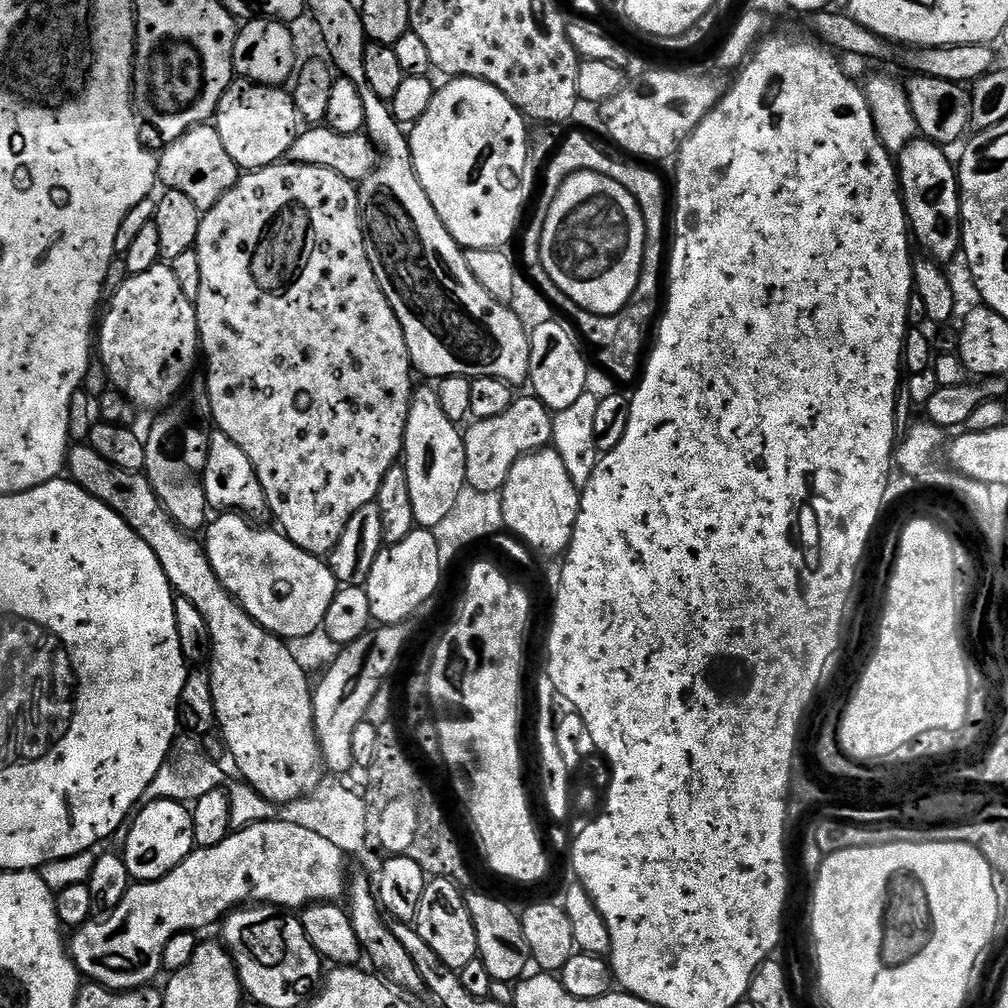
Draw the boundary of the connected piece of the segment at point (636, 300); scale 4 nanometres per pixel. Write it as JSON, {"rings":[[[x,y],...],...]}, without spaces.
{"rings":[[[636,288],[630,302],[621,310],[619,316],[599,316],[593,312],[580,312],[578,318],[580,318],[581,324],[580,328],[578,327],[578,332],[585,341],[588,339],[596,347],[597,362],[614,379],[631,385],[637,379],[638,369],[641,367],[642,357],[646,352],[644,339],[647,336],[649,339],[654,328],[654,321],[657,319],[661,308],[662,300],[652,300],[652,292],[644,292],[644,296],[640,296],[640,291]]]}

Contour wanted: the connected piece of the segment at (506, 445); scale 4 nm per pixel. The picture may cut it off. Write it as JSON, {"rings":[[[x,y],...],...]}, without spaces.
{"rings":[[[517,395],[506,410],[506,414],[498,414],[498,418],[472,420],[463,433],[466,446],[466,484],[474,490],[500,492],[506,478],[514,466],[526,454],[538,452],[552,443],[552,417],[537,396]]]}

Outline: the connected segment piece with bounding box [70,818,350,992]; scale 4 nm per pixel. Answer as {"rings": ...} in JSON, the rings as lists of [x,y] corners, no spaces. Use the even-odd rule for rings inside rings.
{"rings":[[[281,818],[266,819],[249,825],[246,828],[238,828],[229,831],[228,836],[222,842],[218,842],[218,846],[210,846],[209,848],[196,848],[186,859],[178,866],[174,866],[174,870],[170,870],[170,874],[166,874],[157,880],[145,880],[136,882],[129,887],[128,893],[122,898],[122,902],[118,902],[116,908],[111,909],[107,913],[105,920],[93,918],[87,924],[83,924],[81,928],[75,929],[70,936],[70,955],[73,963],[76,964],[77,973],[81,977],[87,978],[89,981],[97,984],[103,984],[104,987],[113,989],[118,992],[130,992],[134,988],[142,988],[153,983],[152,980],[159,972],[162,972],[164,963],[164,951],[166,950],[166,942],[170,942],[170,938],[174,938],[179,932],[195,932],[199,933],[200,928],[208,928],[219,925],[229,912],[236,911],[241,906],[248,906],[253,901],[259,902],[264,906],[271,906],[281,910],[303,910],[309,904],[327,904],[329,902],[340,902],[345,899],[346,889],[350,883],[350,871],[344,865],[346,855],[338,846],[334,846],[329,839],[322,838],[319,834],[314,834],[305,827],[296,826],[293,822],[286,822]]]}

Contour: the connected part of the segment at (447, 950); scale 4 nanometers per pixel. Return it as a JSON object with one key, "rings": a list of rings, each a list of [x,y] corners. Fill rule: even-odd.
{"rings":[[[432,878],[424,885],[422,902],[418,906],[418,914],[414,921],[416,933],[446,962],[446,966],[462,969],[479,957],[478,934],[474,934],[474,922],[470,918],[470,910],[465,893],[460,893],[461,885],[455,880]]]}

